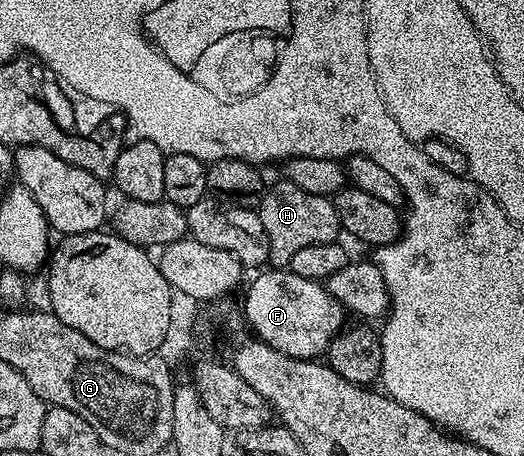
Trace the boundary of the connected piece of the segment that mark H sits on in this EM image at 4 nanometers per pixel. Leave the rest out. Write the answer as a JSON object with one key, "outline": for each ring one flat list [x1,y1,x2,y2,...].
{"outline":[[287,180,279,181,273,186,271,183,265,189,258,207,262,228,266,228,268,237,268,262,273,267,287,266,290,256,295,256,301,248,306,248,309,244,334,242,342,234,331,198,302,192,298,184,290,184]]}

